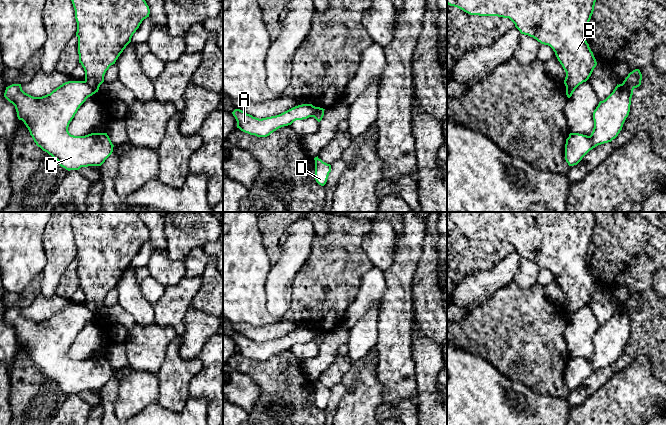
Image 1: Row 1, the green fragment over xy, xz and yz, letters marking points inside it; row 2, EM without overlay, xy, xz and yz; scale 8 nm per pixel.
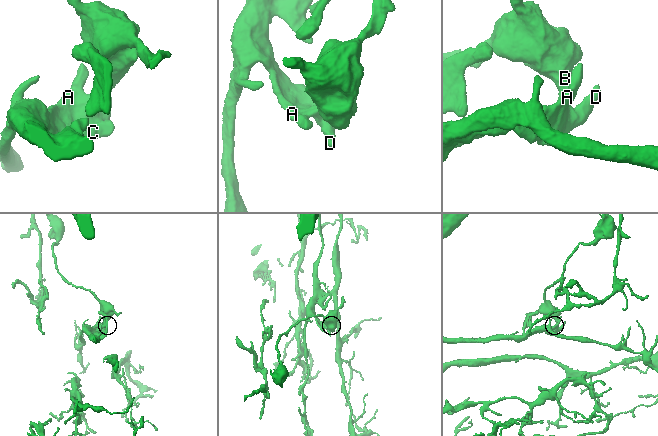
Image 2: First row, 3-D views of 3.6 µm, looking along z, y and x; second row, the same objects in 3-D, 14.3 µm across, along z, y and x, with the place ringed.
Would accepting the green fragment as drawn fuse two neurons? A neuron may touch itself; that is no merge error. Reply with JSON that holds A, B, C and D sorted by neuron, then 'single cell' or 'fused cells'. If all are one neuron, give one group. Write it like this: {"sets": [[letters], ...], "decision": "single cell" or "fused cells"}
{"sets": [["A", "C", "D"], ["B"]], "decision": "fused cells"}

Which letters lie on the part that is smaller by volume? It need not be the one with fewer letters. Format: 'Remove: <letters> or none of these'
Remove: B

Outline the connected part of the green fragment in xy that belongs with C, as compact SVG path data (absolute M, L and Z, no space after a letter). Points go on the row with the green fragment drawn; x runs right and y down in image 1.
M68 81L42 97L33 97L22 90L21 84L12 84L6 87L4 97L15 106L18 119L24 122L36 145L57 160L61 167L70 171L101 166L113 152L114 145L107 133L74 136L68 131L80 106L95 93L85 81Z

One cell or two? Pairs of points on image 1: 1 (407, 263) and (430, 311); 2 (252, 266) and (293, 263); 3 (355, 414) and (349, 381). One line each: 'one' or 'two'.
1: two
2: two
3: two

